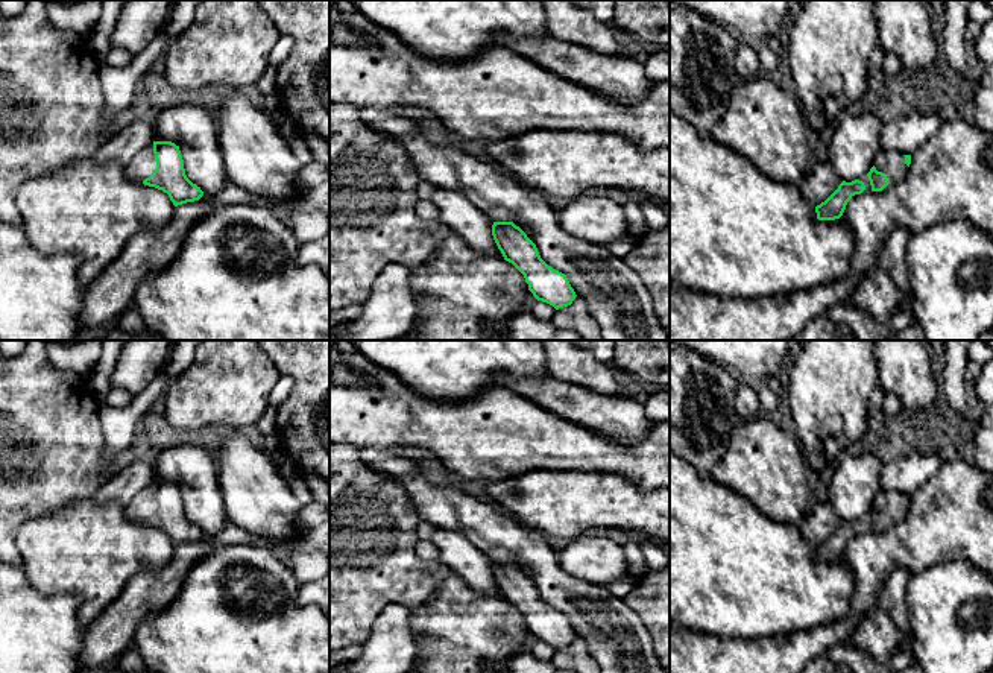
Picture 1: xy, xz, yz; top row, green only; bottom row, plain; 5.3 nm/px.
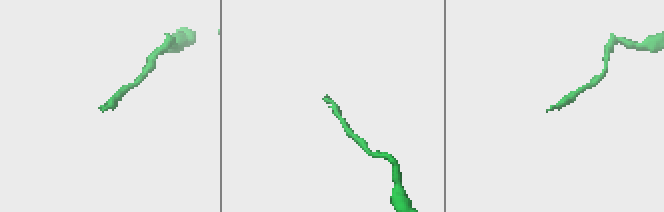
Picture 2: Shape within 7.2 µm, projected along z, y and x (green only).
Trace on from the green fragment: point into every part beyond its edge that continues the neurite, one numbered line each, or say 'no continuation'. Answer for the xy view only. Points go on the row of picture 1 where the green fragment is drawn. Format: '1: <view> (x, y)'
1: xy (143, 164)

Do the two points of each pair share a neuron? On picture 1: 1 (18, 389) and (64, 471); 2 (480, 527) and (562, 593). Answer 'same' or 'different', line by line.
1: same
2: same

